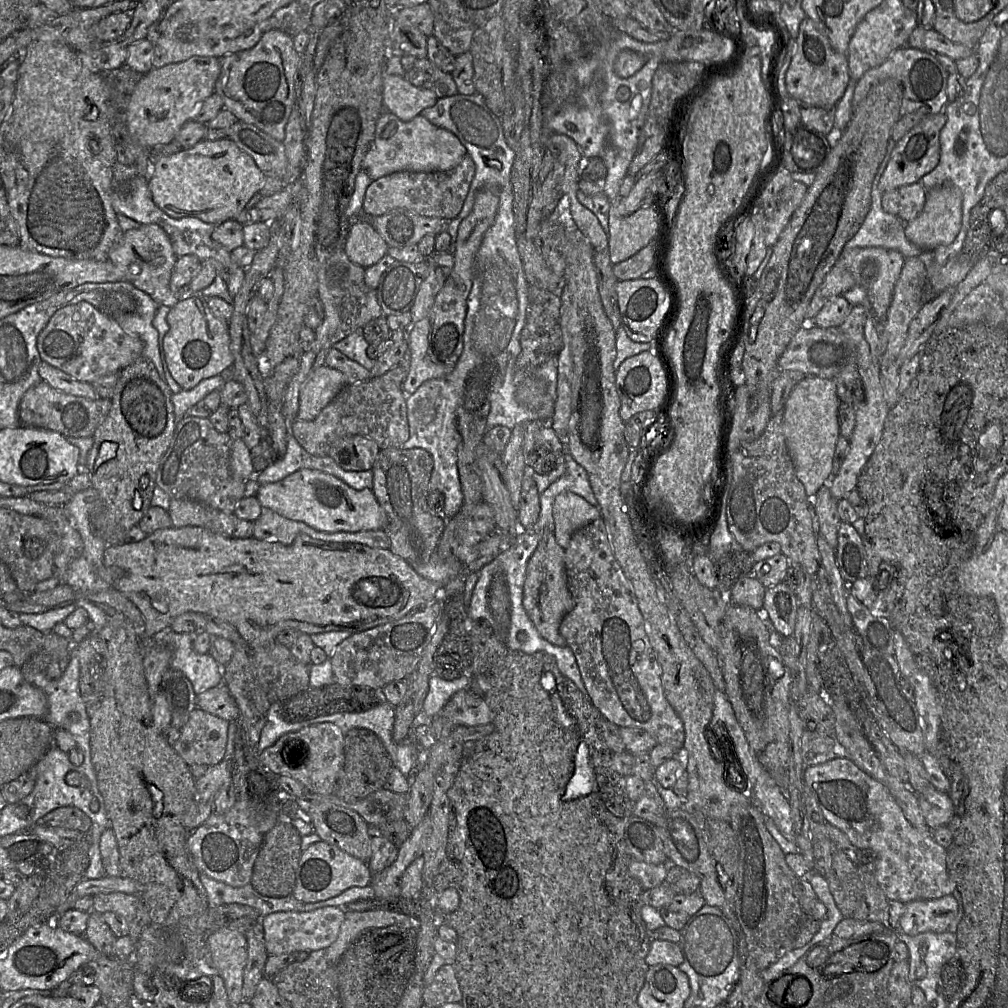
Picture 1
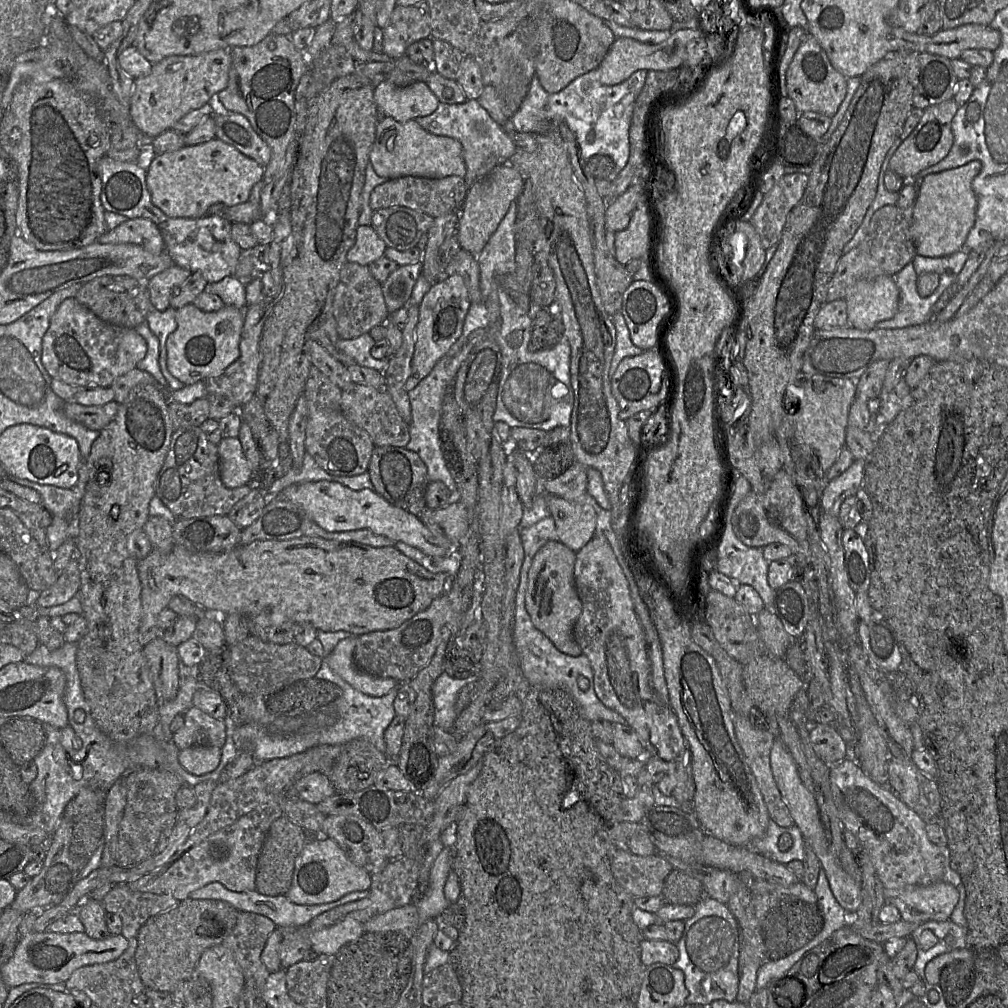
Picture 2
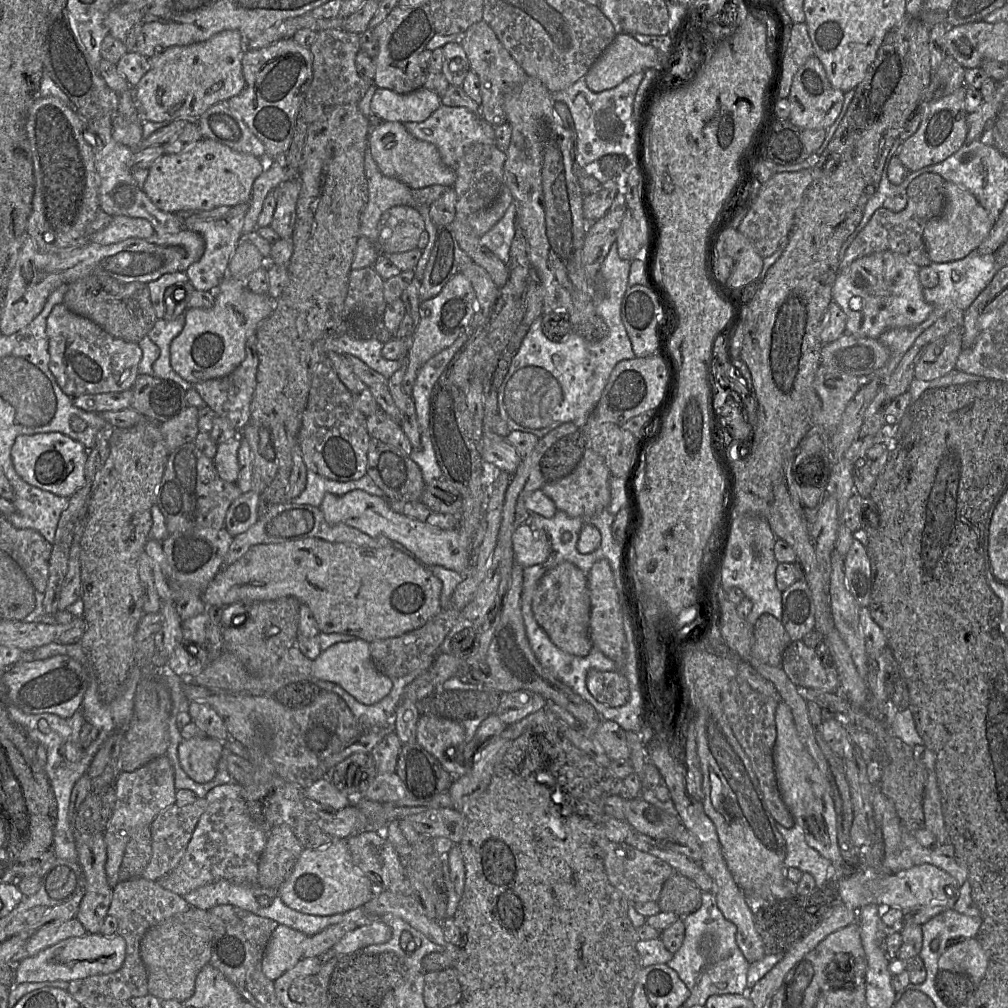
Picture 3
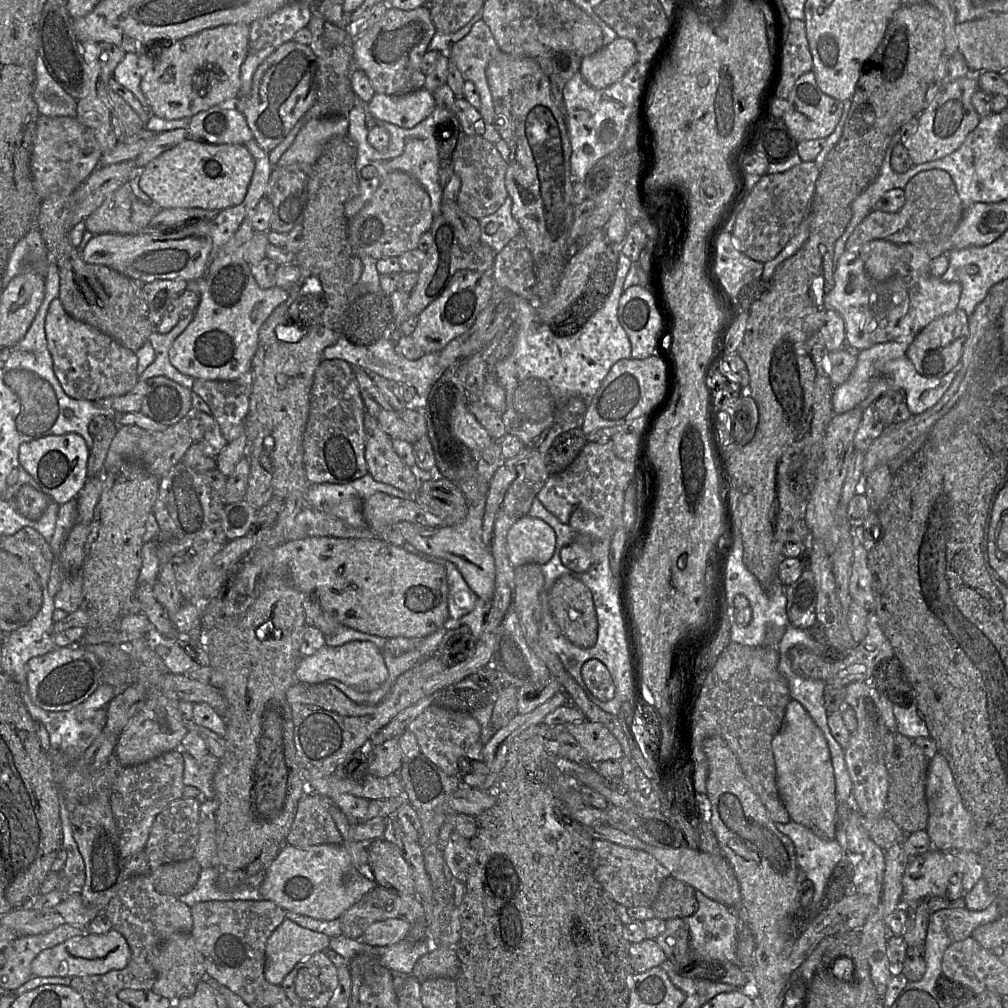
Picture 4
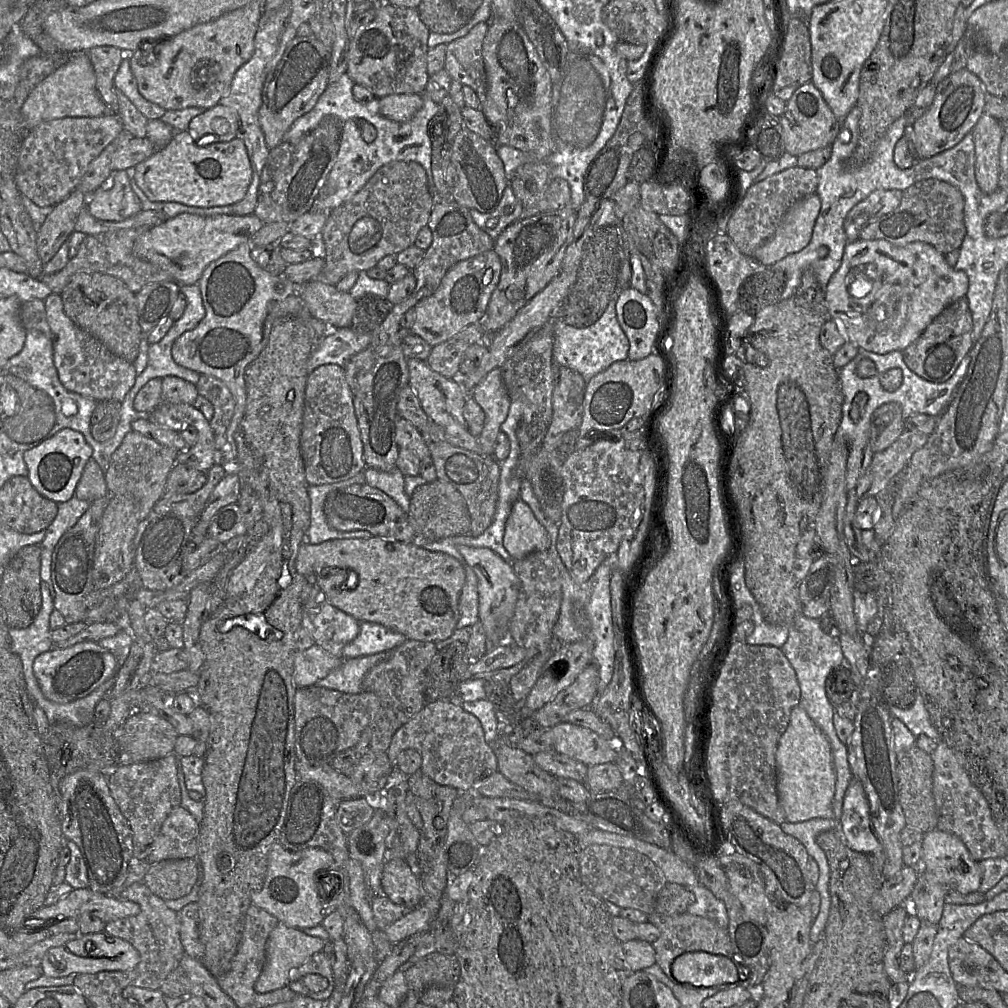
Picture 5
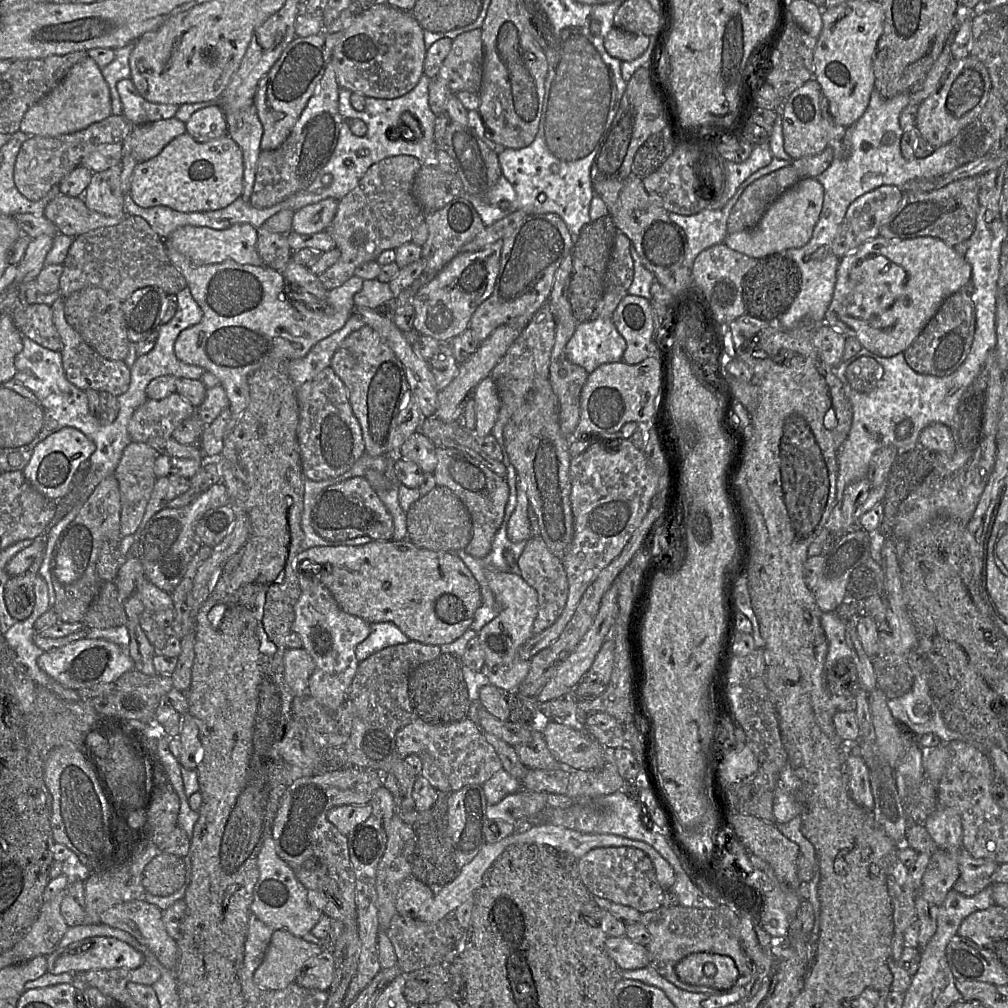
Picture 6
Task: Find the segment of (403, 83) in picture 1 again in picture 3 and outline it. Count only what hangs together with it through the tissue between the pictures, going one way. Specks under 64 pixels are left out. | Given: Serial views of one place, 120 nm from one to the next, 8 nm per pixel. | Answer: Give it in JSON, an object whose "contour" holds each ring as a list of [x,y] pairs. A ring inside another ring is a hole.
{"contour":[[[424,87],[409,94],[377,88],[370,103],[370,117],[383,122],[418,123],[428,119],[440,106],[440,97]]]}

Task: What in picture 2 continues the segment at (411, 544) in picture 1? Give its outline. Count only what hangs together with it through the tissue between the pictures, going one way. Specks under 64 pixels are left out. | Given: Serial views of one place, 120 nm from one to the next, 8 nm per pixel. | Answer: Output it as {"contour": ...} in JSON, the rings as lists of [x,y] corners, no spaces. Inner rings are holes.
{"contour":[[[375,446],[367,472],[374,491],[391,505],[417,517],[426,508],[427,467],[417,453],[403,447]]]}

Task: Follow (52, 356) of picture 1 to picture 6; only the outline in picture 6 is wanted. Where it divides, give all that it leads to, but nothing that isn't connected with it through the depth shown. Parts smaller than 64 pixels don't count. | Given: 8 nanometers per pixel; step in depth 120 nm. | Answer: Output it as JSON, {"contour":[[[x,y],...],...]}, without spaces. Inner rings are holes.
{"contour":[[[60,296],[51,305],[53,322],[63,342],[62,364],[69,382],[82,391],[106,391],[115,396],[123,394],[130,384],[130,368],[123,360],[111,360],[94,350],[80,334],[67,322],[64,315],[64,299]]]}

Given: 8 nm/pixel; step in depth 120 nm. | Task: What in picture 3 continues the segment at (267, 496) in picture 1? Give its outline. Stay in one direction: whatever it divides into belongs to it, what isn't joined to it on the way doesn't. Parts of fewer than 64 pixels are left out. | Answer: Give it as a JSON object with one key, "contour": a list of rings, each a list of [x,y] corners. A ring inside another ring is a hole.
{"contour":[[[352,490],[343,495],[327,493],[323,497],[323,500],[318,508],[323,513],[325,521],[328,524],[345,524],[347,526],[356,528],[371,537],[385,537],[392,542],[398,542],[427,565],[443,566],[456,571],[461,575],[465,575],[469,569],[472,552],[471,537],[462,536],[458,528],[452,530],[443,530],[429,525],[426,522],[421,522],[397,513],[390,508],[389,502],[384,496],[374,496],[362,490]]]}

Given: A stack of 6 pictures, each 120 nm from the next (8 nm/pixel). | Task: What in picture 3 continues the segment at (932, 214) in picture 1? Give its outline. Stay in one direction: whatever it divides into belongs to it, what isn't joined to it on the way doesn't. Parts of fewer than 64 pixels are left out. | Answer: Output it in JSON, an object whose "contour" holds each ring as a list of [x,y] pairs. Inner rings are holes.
{"contour":[[[946,181],[944,208],[923,230],[923,239],[930,261],[941,263],[964,258],[977,249],[994,224],[995,221],[990,218],[973,194],[953,182]]]}

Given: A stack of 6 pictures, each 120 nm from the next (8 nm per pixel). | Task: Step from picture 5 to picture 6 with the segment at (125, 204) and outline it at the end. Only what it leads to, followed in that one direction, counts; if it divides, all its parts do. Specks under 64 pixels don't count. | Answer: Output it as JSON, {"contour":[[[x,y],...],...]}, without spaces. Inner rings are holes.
{"contour":[[[122,163],[93,173],[91,182],[83,194],[83,200],[89,209],[110,217],[125,215],[121,172]]]}

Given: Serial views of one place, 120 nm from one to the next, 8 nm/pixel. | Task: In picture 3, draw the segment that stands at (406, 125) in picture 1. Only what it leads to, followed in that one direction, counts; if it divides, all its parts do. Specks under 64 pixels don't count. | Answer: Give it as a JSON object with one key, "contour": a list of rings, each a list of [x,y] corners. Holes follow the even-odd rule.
{"contour":[[[377,122],[369,133],[369,149],[381,173],[394,178],[412,189],[433,185],[453,187],[456,182],[455,169],[446,166],[437,148],[412,136],[400,122]]]}

